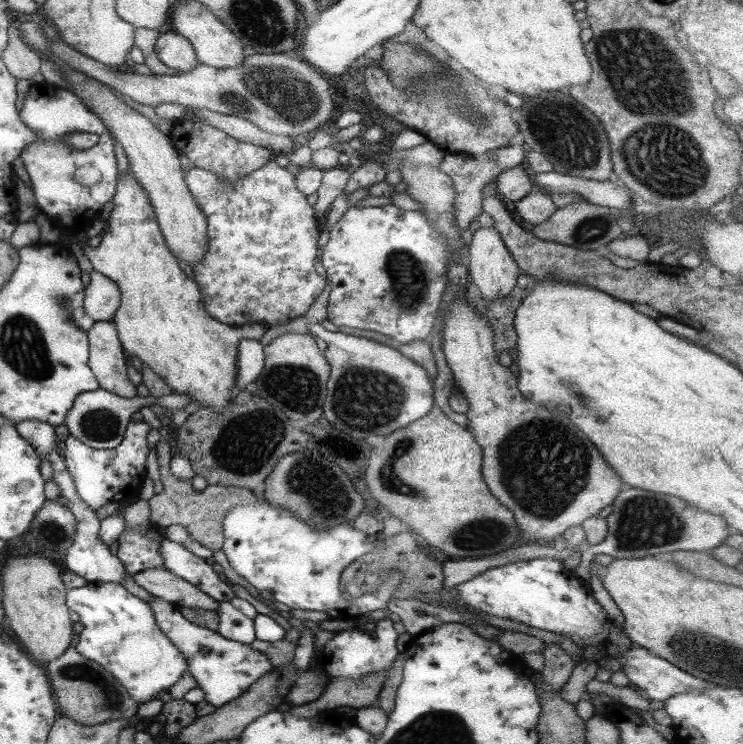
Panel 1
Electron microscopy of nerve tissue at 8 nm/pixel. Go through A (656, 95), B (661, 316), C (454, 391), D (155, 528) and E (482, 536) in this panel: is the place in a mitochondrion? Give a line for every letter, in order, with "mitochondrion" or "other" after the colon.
A: mitochondrion
B: other
C: other
D: other
E: mitochondrion

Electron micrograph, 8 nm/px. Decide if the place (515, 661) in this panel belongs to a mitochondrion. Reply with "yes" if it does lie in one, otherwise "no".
no

